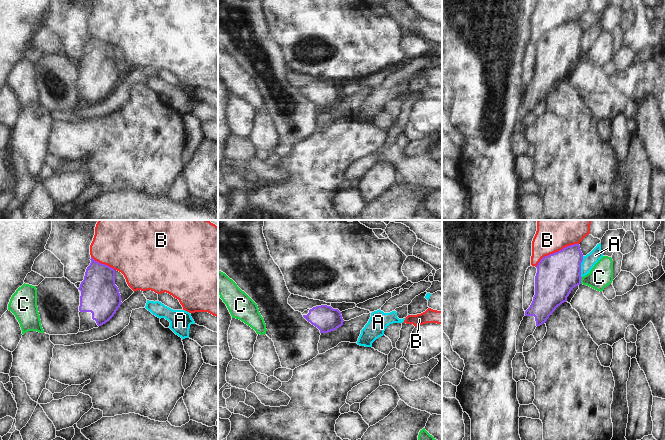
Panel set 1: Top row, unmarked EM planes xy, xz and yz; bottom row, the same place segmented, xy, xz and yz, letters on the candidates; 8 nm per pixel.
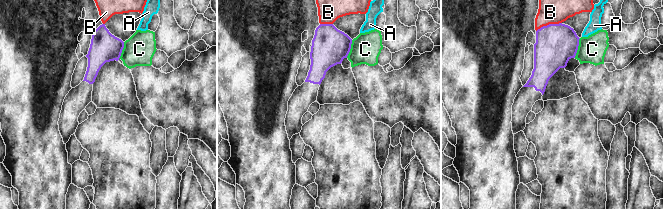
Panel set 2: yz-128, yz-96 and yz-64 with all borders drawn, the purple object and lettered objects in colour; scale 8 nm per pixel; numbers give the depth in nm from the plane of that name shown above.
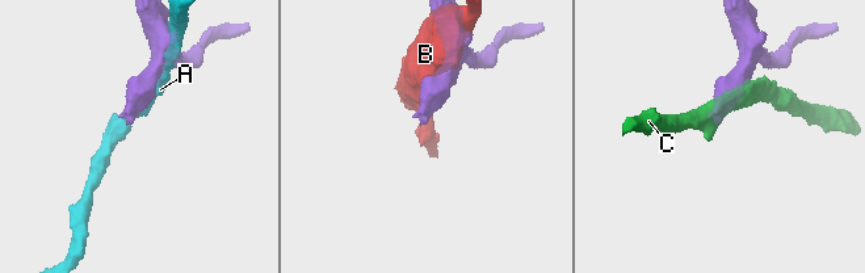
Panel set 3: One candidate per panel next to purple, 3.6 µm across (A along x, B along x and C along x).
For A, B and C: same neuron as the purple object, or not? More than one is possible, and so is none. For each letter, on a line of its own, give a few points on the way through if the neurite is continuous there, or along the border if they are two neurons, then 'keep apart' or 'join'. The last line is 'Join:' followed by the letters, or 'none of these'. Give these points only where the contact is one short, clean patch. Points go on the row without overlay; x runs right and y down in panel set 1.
A: keep apart
B: keep apart
C: border yz (582, 53), (580, 59); keep apart
Join: none of these

